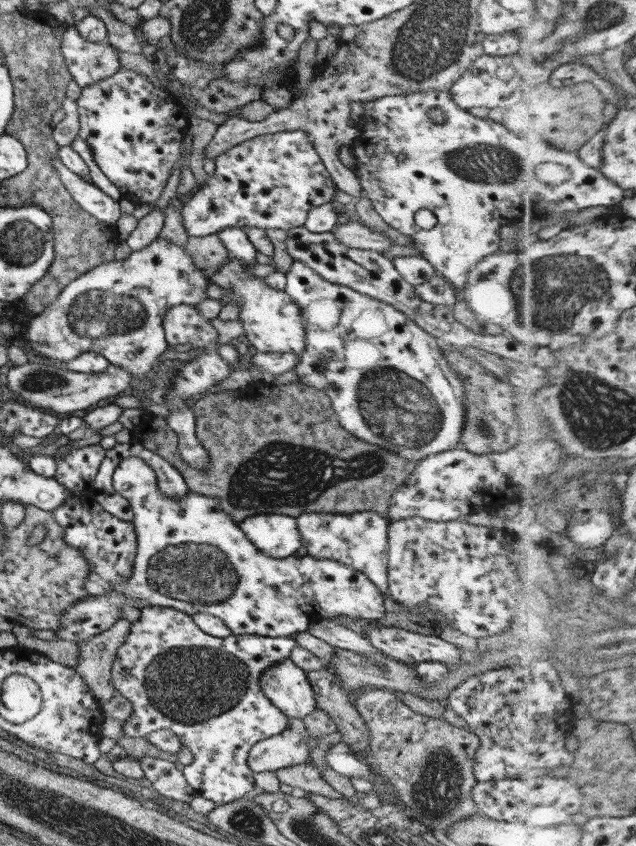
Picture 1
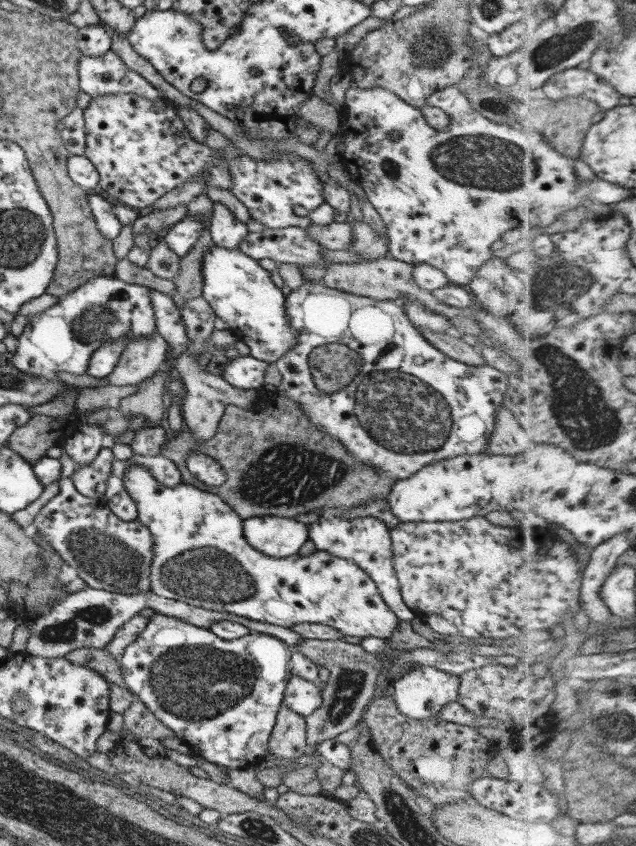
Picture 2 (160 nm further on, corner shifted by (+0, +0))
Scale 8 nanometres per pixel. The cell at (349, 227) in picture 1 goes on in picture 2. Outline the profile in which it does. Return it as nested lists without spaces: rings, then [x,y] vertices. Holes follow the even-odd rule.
[[[342,218],[324,225],[310,223],[305,229],[313,242],[318,242],[327,250],[348,250],[352,241],[351,224]]]

